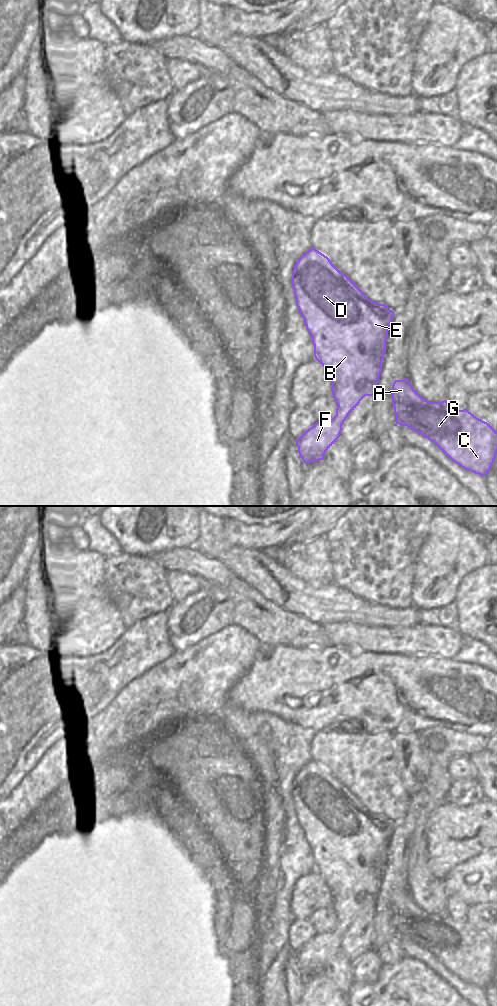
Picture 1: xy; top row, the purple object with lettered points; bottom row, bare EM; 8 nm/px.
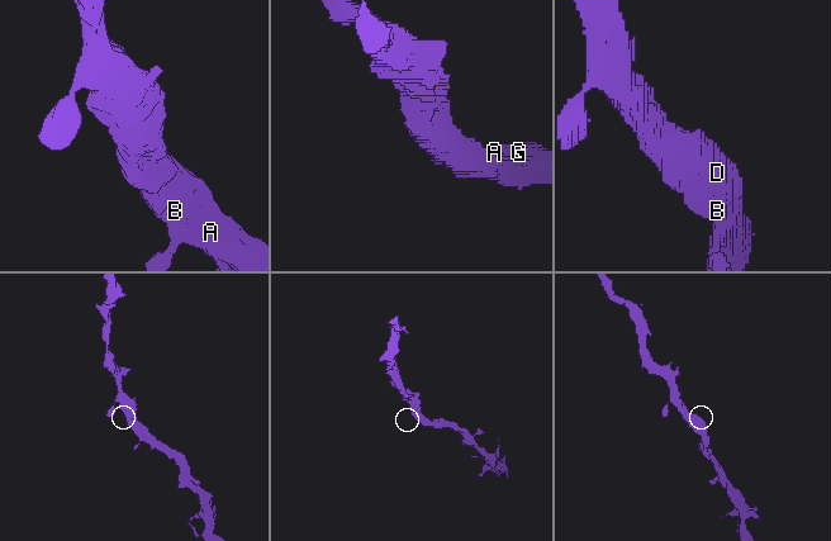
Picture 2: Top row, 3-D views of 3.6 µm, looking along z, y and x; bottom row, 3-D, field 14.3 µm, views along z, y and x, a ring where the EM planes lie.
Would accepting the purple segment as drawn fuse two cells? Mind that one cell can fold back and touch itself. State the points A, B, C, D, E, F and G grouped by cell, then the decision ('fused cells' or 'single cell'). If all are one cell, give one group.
A B C D E F G; single cell

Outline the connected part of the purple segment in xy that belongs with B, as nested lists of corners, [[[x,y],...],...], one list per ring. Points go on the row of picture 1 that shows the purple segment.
[[[315,248],[303,254],[294,265],[292,287],[296,305],[312,337],[314,357],[330,377],[332,395],[338,405],[331,420],[316,422],[296,440],[300,457],[309,464],[324,460],[326,451],[340,437],[344,421],[360,401],[365,396],[376,396],[394,312],[385,304],[367,298],[348,276]]]

